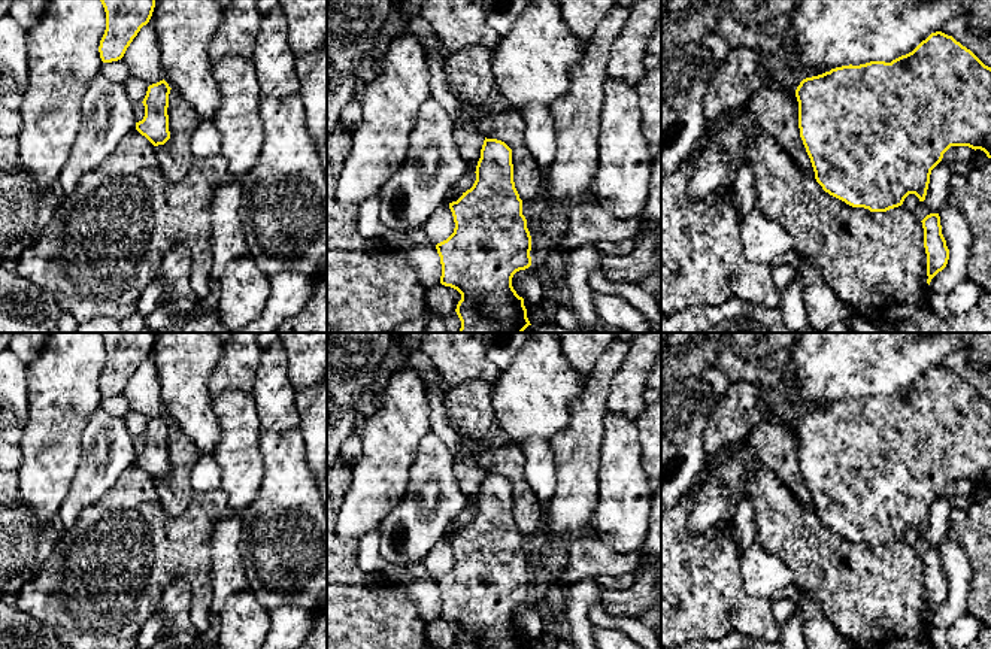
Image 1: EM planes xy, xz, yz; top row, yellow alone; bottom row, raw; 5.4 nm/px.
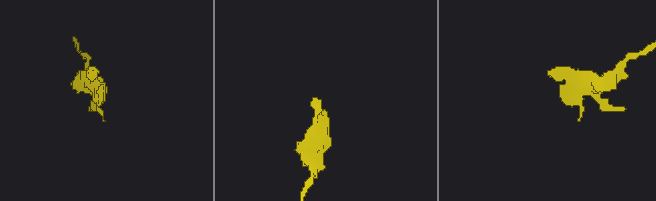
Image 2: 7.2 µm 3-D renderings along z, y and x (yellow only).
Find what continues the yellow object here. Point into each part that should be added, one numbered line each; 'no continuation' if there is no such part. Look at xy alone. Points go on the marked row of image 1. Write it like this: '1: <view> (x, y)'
no continuation

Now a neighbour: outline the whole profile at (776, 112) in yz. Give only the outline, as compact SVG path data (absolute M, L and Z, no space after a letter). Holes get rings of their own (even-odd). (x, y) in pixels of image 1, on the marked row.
M781 85L752 93L745 107L754 115L761 131L767 133L800 167L807 178L815 178L798 128L798 101Z

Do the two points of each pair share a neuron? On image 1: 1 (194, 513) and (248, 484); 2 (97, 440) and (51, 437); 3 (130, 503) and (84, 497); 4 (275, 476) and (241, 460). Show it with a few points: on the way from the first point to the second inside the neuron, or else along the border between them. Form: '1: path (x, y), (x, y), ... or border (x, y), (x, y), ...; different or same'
1: border (220, 487), (227, 505), (239, 513); different
2: border (99, 408), (82, 433), (82, 454), (75, 473); different
3: border (123, 472), (75, 522); different
4: border (260, 436), (263, 482), (251, 503); different

